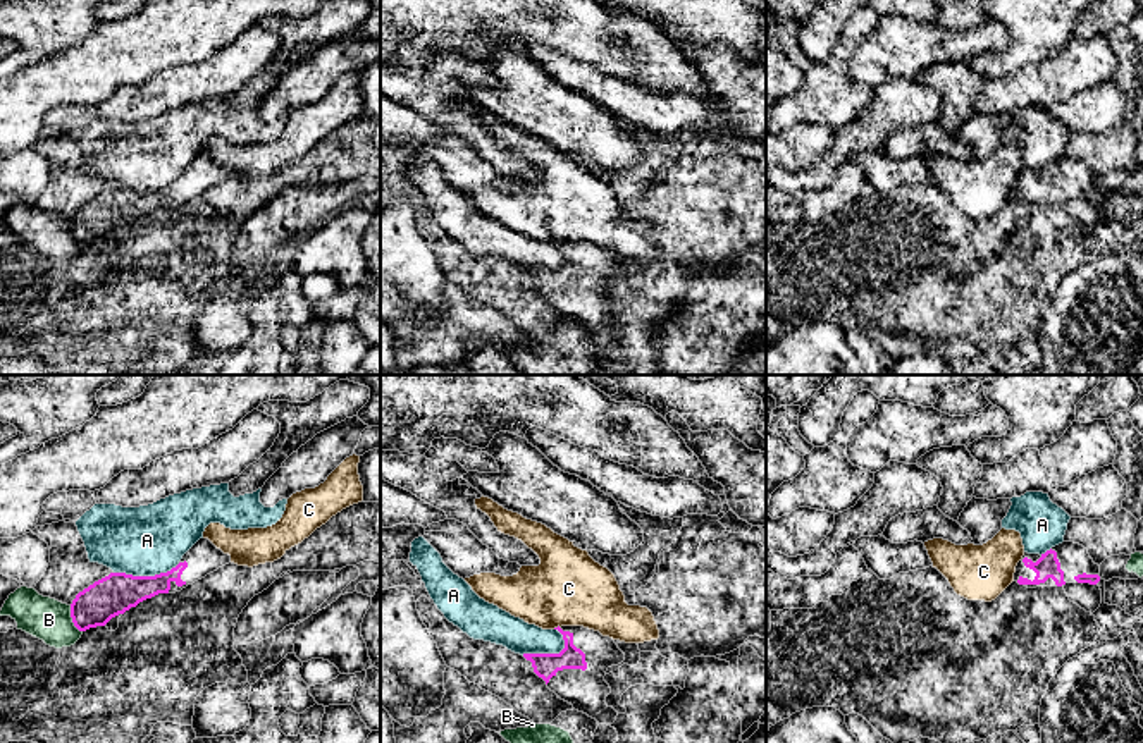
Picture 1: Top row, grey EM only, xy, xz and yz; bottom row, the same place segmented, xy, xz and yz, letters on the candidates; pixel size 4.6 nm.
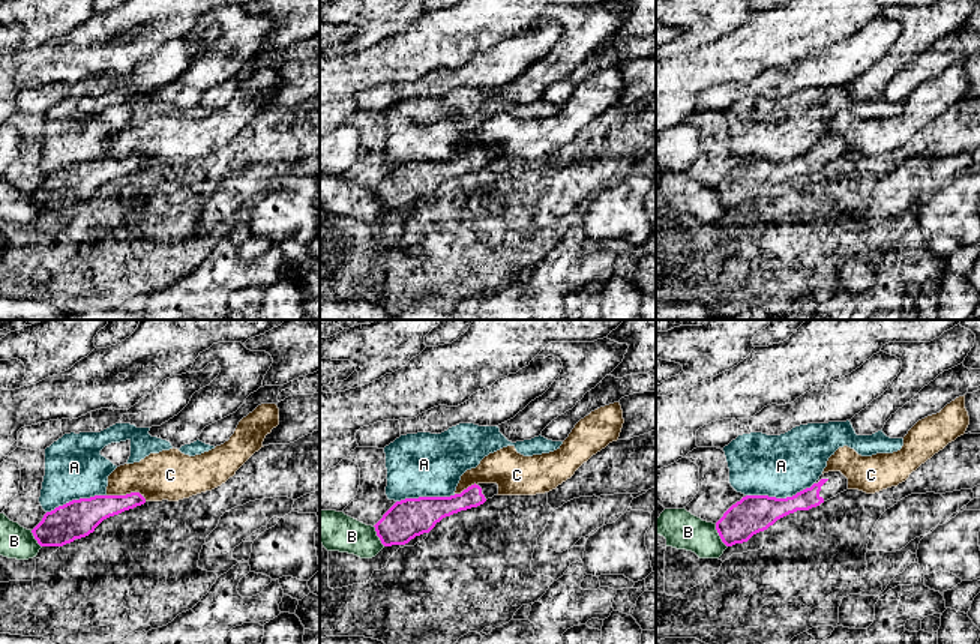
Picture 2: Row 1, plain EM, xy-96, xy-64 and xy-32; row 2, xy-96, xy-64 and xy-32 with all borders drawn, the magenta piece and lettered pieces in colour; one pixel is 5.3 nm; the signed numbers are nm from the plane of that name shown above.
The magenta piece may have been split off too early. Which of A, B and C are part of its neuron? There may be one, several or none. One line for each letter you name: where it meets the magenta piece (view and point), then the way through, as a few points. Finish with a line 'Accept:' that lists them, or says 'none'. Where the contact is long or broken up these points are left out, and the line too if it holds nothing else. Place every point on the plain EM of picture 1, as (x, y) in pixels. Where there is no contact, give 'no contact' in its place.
Accept: none

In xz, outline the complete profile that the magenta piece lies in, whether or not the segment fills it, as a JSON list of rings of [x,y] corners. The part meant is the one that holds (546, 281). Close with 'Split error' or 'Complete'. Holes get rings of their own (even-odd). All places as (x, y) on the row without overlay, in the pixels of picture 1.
[[[558,241],[565,263],[559,268],[523,268],[551,306],[599,339],[613,339],[618,327],[606,320],[611,308],[606,286],[625,275],[613,253],[584,241]]]. Split error

